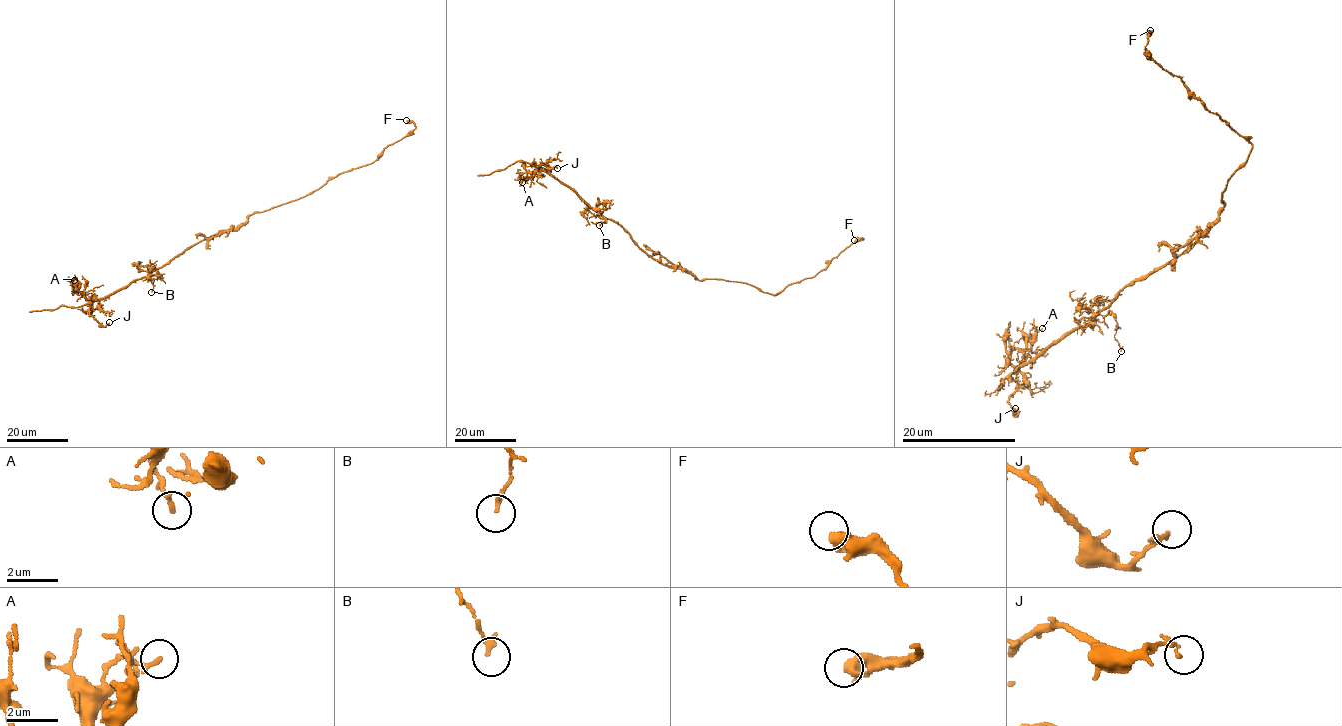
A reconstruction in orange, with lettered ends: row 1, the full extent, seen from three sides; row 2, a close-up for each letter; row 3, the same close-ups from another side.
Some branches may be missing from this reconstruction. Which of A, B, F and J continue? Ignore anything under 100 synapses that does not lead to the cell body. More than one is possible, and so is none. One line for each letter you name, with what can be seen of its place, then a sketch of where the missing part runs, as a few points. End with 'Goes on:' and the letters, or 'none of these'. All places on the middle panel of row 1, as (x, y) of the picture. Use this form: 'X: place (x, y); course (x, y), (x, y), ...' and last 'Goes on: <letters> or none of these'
Goes on: none of these

